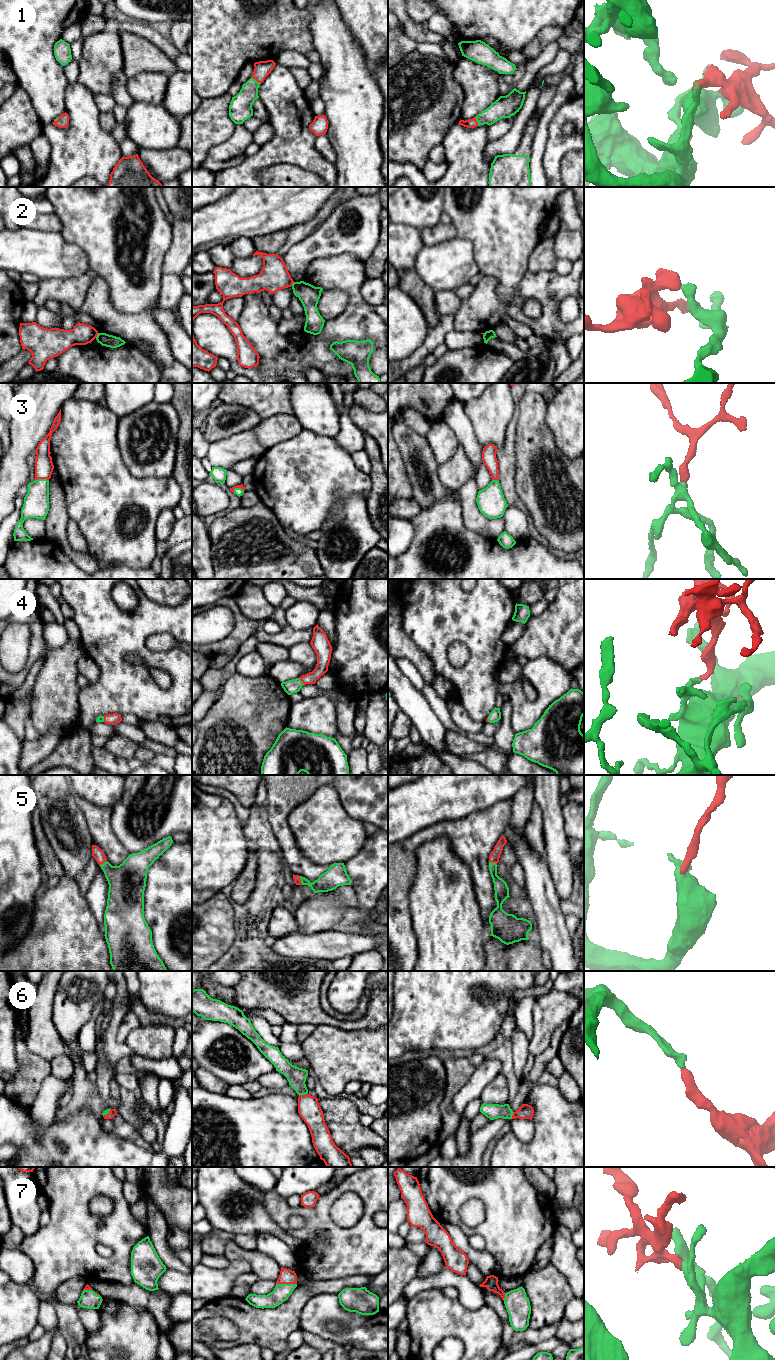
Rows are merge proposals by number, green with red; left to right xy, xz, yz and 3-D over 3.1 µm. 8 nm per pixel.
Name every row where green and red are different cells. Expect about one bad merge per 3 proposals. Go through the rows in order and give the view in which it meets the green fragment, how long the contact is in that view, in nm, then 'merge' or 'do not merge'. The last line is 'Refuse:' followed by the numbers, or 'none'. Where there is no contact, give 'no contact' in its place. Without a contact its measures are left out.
1: xz | 90 nm | merge
2: xy | 50 nm | do not merge
3: xy | 110 nm | merge
4: xz | 80 nm | merge
5: xz | 80 nm | merge
6: xz | 80 nm | merge
7: xz | 170 nm | merge
Refuse: 2

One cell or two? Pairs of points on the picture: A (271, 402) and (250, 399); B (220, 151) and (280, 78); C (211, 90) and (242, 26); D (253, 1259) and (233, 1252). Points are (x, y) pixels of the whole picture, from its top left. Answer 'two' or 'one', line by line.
A: one
B: two
C: one
D: one

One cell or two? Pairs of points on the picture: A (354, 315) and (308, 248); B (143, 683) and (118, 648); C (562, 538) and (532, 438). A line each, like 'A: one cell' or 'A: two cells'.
A: two cells
B: one cell
C: one cell

